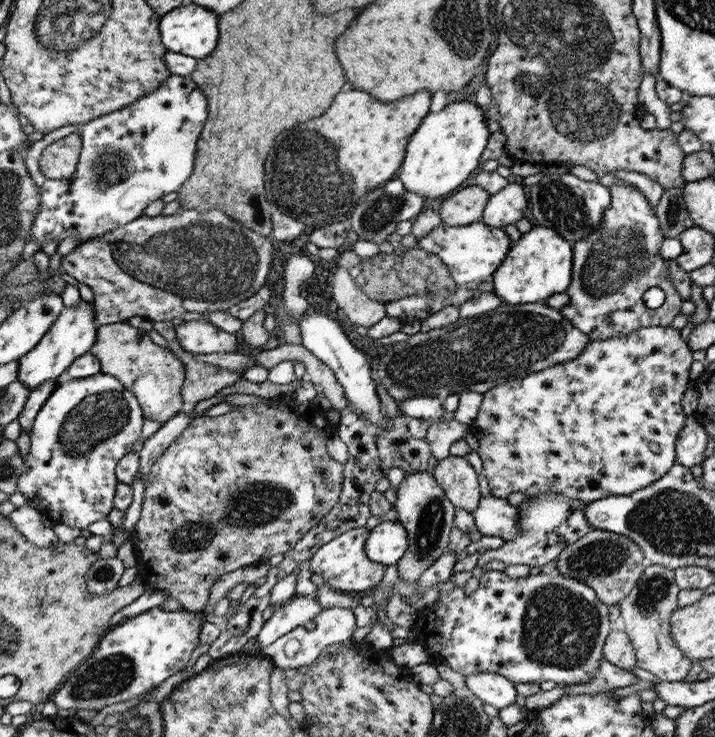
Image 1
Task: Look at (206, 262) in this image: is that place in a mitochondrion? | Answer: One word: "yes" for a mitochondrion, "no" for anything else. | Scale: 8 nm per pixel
yes

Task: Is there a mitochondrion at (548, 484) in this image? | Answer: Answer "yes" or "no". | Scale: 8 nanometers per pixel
no

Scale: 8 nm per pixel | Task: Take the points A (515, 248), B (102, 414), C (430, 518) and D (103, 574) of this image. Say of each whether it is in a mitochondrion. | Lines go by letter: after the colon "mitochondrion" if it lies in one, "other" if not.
A: other
B: mitochondrion
C: mitochondrion
D: mitochondrion

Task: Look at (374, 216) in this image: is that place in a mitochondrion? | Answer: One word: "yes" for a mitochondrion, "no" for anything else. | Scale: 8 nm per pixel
yes

